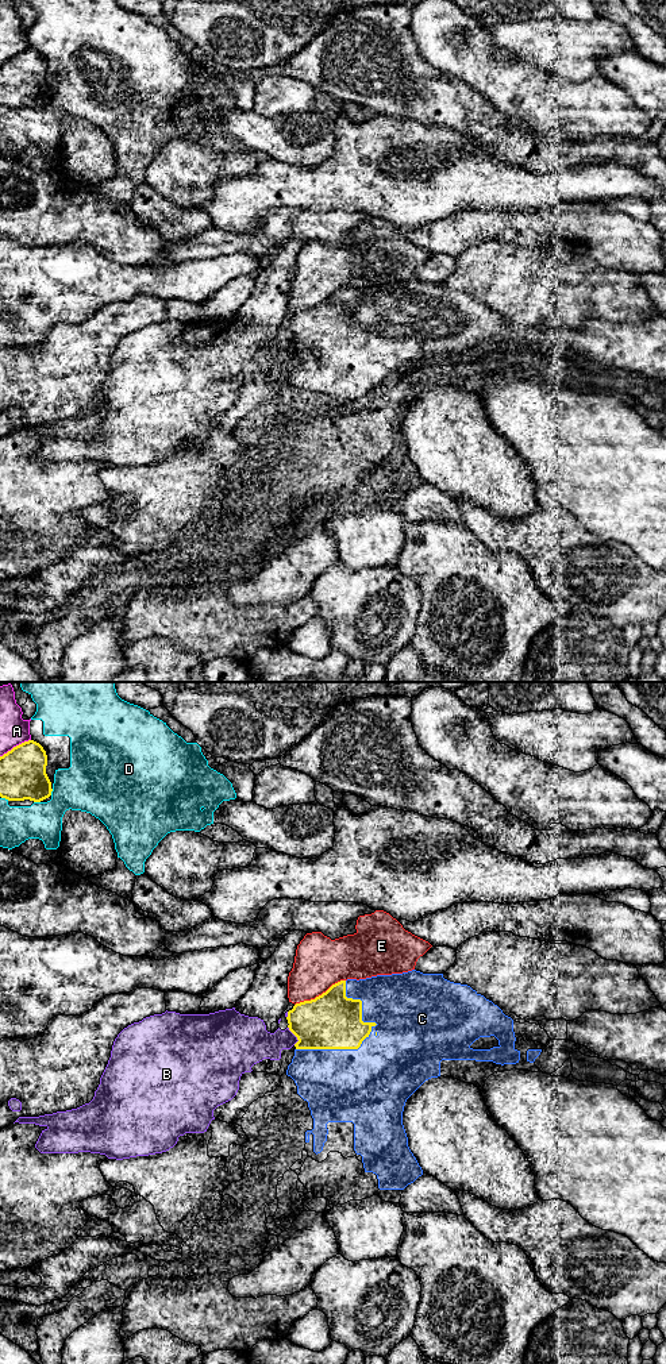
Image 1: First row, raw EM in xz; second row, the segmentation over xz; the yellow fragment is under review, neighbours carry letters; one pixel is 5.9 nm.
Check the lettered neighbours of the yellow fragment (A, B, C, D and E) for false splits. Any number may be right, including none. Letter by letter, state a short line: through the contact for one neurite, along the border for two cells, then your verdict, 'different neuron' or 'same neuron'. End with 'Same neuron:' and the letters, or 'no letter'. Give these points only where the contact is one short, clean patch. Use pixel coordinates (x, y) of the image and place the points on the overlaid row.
A: different neuron
B: different neuron
C: same neuron
D: different neuron
E: different neuron
Same neuron: C

